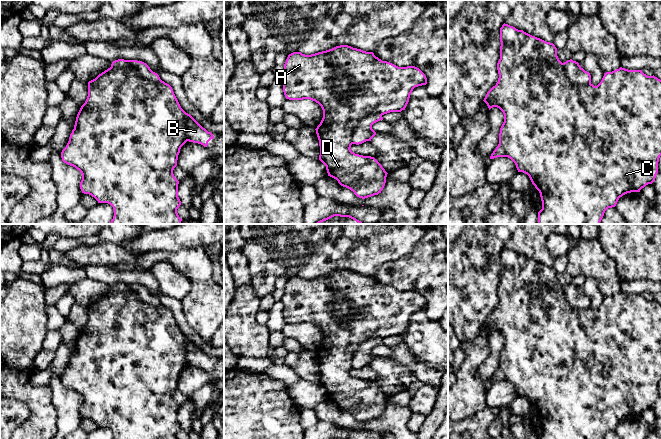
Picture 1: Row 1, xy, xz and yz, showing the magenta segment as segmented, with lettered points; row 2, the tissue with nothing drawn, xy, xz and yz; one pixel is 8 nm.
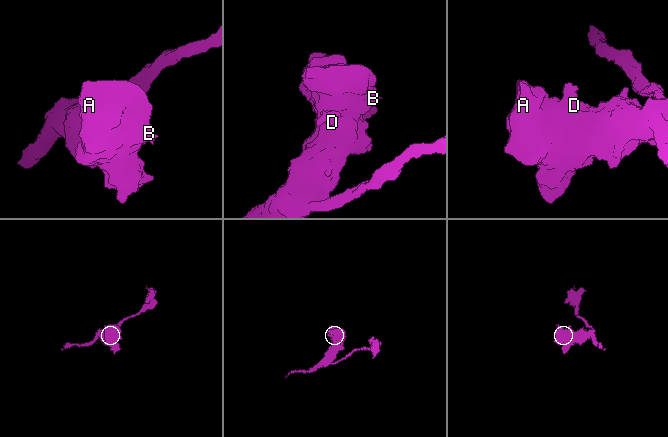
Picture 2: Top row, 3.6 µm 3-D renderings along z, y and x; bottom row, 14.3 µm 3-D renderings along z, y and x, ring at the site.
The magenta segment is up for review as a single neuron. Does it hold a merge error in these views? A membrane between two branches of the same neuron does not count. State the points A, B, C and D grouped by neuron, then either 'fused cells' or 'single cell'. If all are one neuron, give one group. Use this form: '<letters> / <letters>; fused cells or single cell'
A C D / B; fused cells

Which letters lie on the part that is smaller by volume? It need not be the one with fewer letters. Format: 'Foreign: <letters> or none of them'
Foreign: B

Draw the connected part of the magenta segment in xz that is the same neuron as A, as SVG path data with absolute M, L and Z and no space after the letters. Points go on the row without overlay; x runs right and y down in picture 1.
M340 269L311 279L301 276L289 278L281 301L286 323L310 323L318 327L323 334L323 342L315 354L320 370L319 384L326 390L328 400L336 403L341 410L350 413L362 423L381 417L388 397L374 381L355 378L351 375L353 352L370 338L384 339L405 334L413 313L427 308L425 298L415 290L398 291L390 286L382 285L373 276Z

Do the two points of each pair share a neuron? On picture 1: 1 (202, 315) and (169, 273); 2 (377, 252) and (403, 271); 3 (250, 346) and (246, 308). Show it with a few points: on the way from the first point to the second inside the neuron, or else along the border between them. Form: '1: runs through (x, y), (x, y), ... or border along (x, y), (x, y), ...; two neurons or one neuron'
1: border along (180, 271), (190, 282), (190, 291), (181, 301); two neurons
2: border along (411, 251), (400, 258), (382, 263), (373, 276); two neurons
3: runs through (246, 337), (246, 317); one neuron

